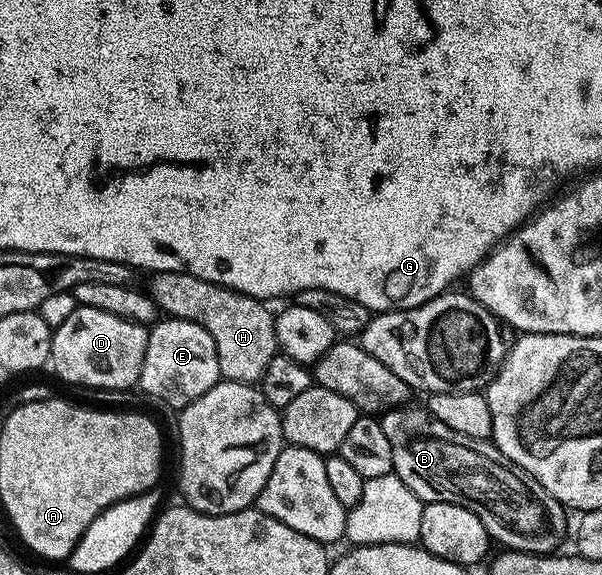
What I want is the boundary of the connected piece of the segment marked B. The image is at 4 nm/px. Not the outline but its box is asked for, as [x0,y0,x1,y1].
[380,403,567,554]

